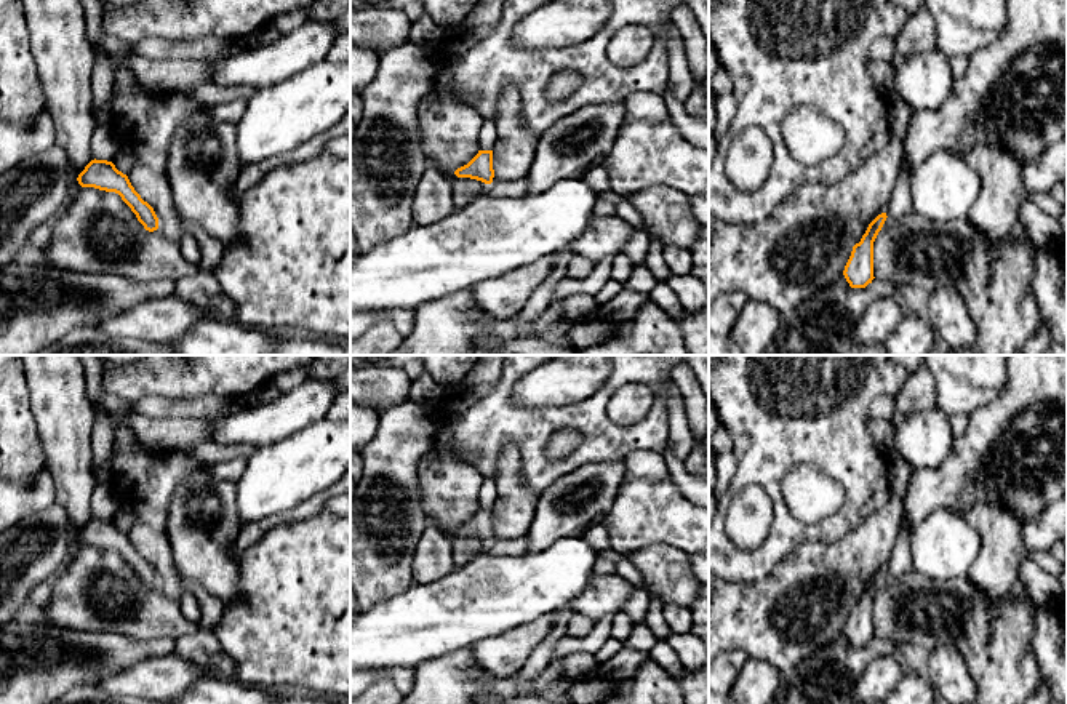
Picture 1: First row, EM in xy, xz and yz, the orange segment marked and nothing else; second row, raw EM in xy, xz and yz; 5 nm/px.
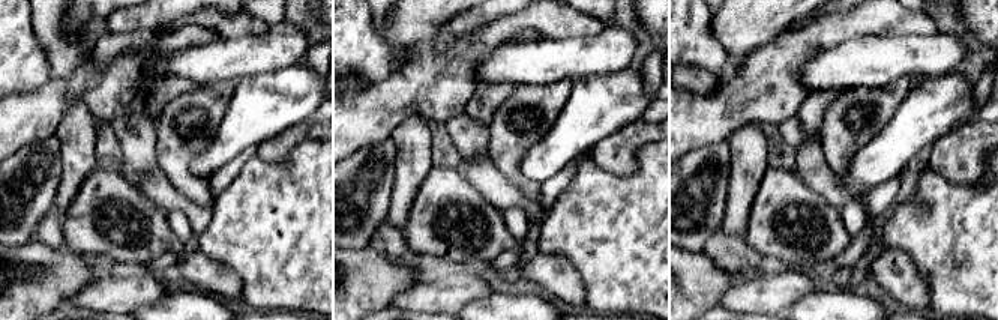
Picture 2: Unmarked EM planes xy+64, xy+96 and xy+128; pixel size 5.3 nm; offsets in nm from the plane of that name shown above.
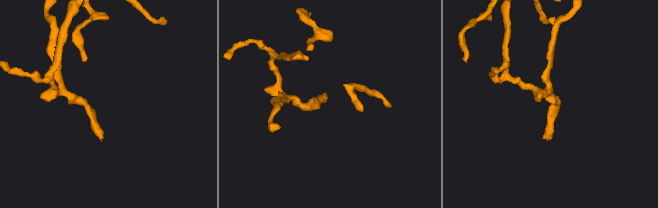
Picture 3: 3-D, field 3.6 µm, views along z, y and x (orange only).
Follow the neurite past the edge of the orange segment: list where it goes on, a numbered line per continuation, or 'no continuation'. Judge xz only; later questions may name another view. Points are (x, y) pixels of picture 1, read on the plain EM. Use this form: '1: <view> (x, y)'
no continuation

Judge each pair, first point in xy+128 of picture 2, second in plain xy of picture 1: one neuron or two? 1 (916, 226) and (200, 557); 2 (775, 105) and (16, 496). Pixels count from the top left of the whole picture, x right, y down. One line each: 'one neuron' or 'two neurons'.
1: two neurons
2: one neuron

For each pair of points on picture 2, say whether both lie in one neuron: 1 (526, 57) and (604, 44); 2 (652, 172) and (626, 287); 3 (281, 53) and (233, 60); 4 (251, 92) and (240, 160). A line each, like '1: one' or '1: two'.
1: one
2: one
3: one
4: two

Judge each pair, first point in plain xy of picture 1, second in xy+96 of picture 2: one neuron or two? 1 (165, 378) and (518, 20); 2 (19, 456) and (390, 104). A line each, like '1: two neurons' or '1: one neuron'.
1: two neurons
2: two neurons

